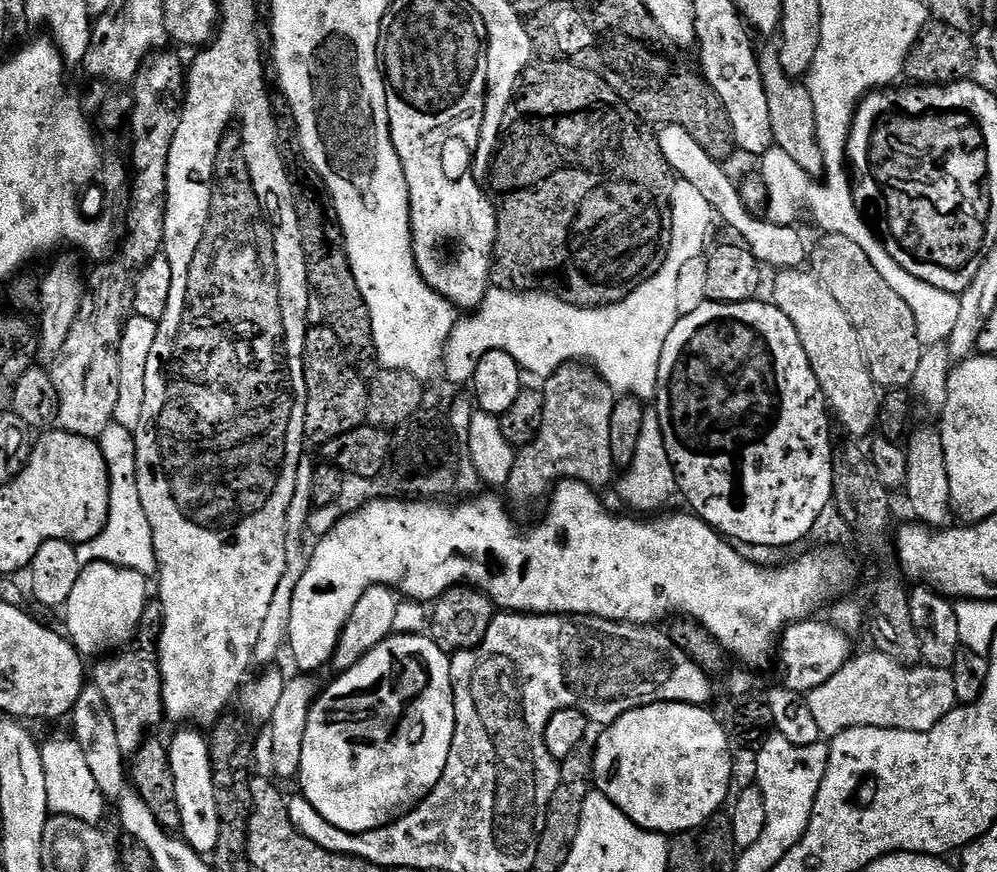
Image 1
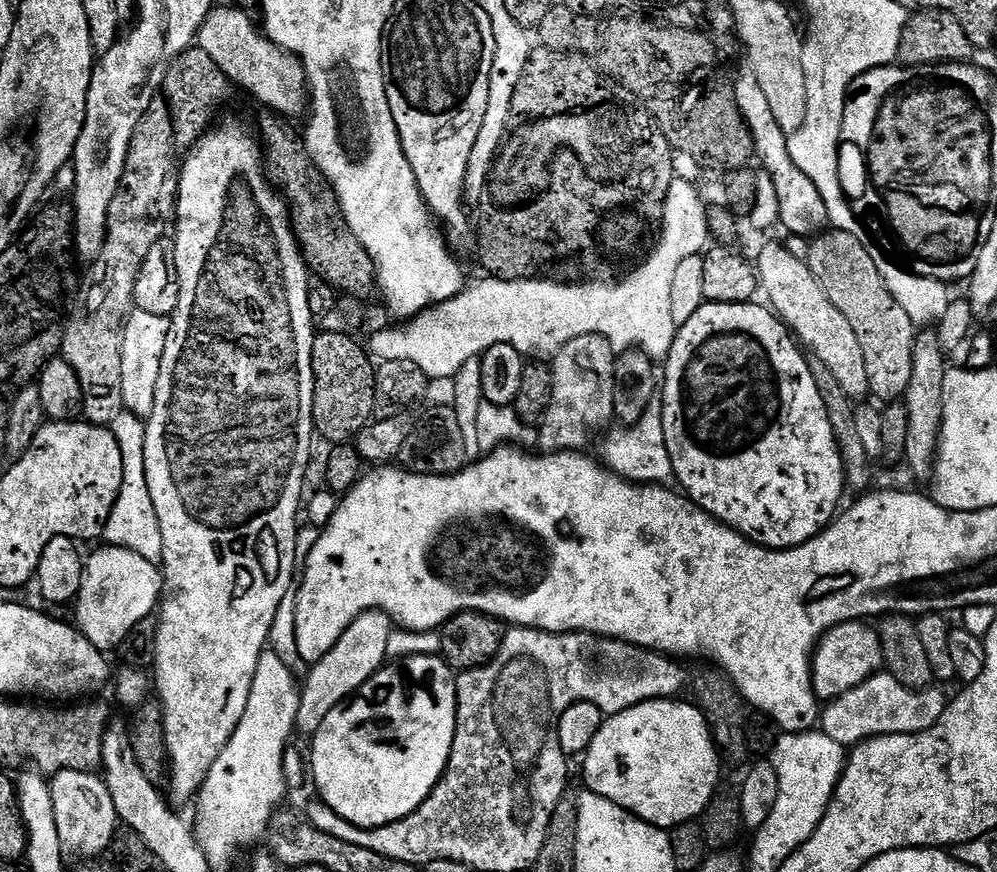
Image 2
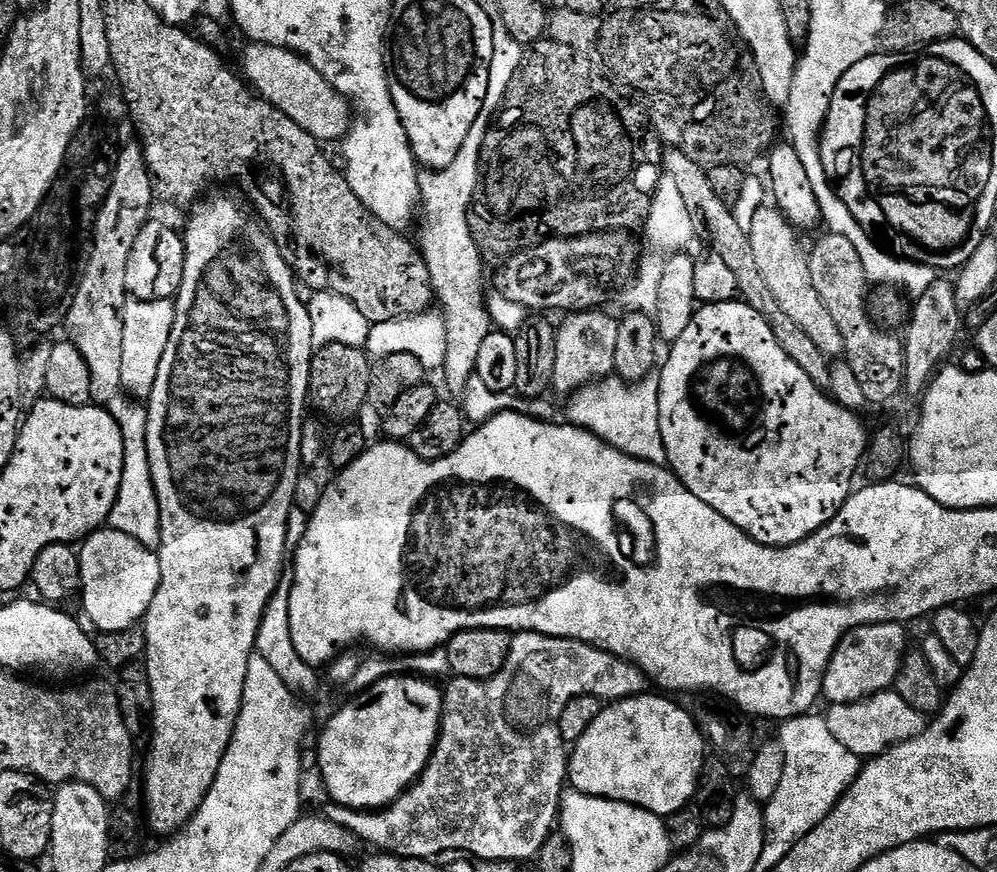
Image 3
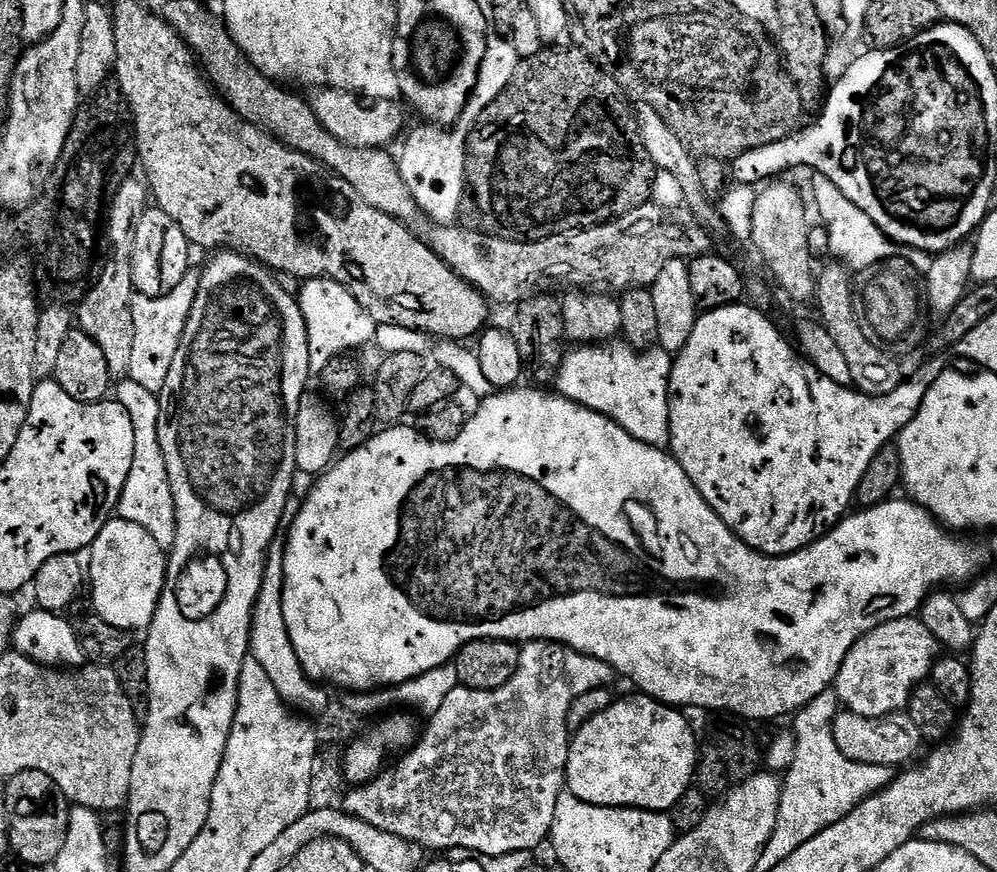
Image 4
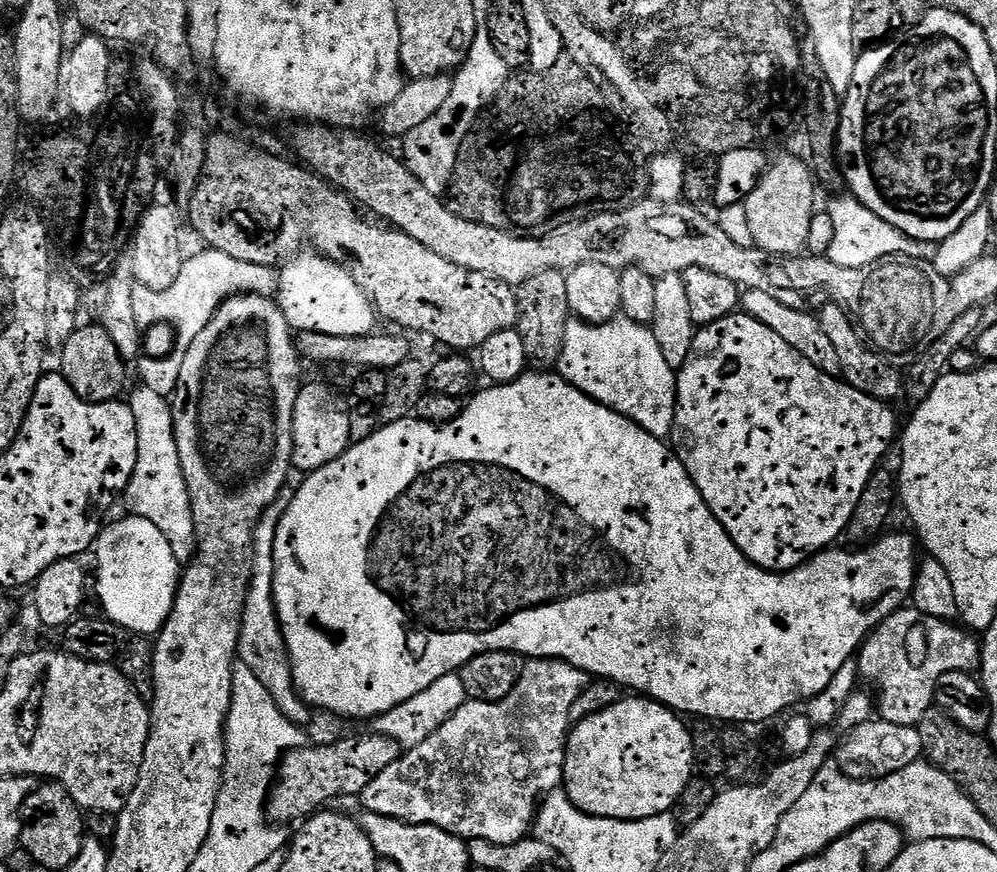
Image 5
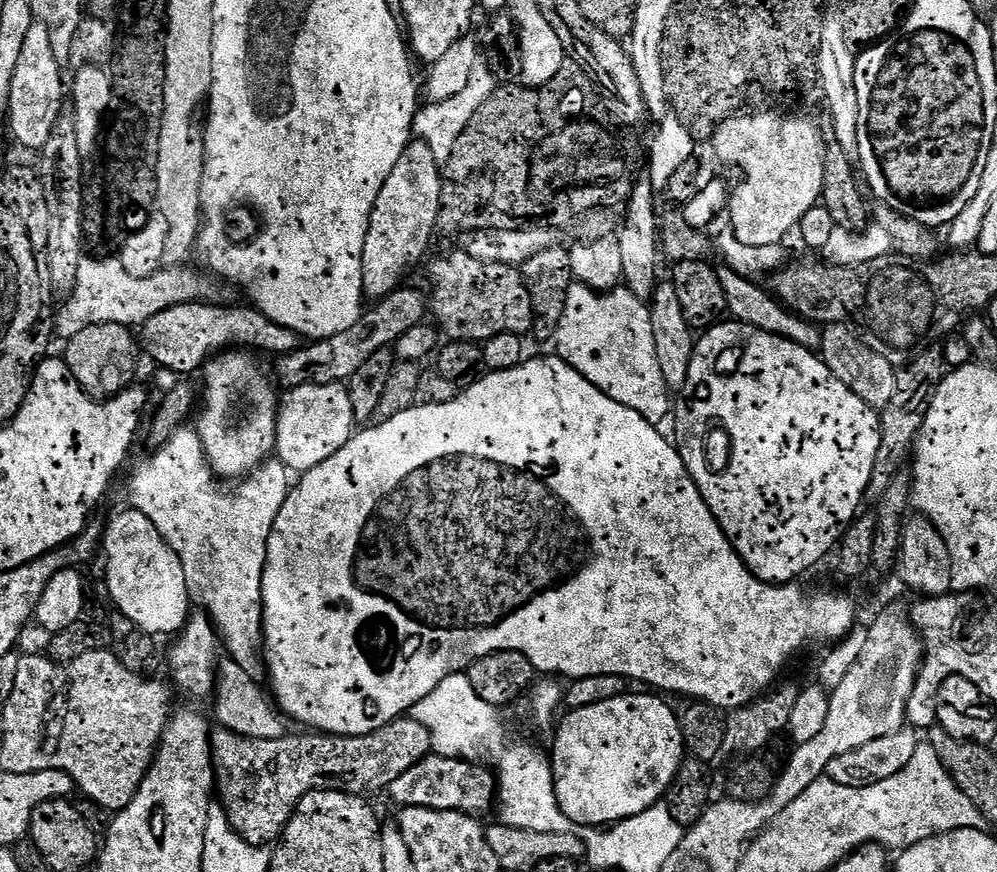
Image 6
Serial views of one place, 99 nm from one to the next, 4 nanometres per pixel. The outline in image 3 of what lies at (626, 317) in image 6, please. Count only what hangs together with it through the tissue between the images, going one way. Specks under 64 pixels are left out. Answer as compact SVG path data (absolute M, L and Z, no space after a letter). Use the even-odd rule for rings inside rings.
M605 378L588 384L567 397L567 423L593 432L622 454L633 456L642 462L667 465L666 442L662 442L658 402L660 401L659 379L649 378L629 384L619 378Z

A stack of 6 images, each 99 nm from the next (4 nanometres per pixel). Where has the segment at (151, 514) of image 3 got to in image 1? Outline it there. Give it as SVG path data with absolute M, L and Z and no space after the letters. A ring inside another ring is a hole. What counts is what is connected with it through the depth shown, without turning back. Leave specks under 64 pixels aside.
M115 422L110 423L98 437L98 443L108 463L110 510L102 534L98 534L90 542L75 545L77 565L113 564L119 568L128 568L132 572L142 574L145 578L155 577L158 572L156 551L154 550L152 527L146 518L146 510L142 510L142 498L138 494L136 437L133 429Z

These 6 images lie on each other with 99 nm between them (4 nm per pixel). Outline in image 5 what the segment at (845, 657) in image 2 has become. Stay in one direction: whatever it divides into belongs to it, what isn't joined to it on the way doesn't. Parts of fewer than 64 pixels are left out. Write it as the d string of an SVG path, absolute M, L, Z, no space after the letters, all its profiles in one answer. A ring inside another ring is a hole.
M901 610L872 629L872 635L858 649L858 672L876 687L874 704L879 719L915 728L933 707L936 680L942 674L979 669L981 641L969 629L956 626L915 610Z

